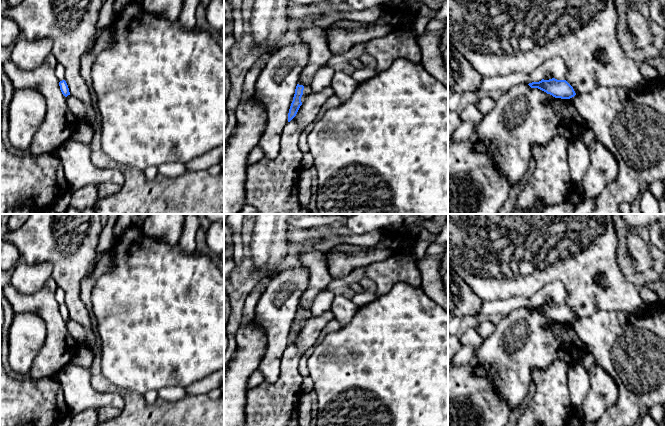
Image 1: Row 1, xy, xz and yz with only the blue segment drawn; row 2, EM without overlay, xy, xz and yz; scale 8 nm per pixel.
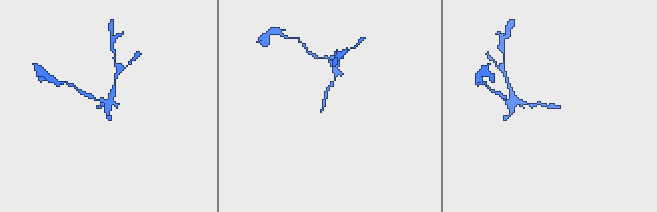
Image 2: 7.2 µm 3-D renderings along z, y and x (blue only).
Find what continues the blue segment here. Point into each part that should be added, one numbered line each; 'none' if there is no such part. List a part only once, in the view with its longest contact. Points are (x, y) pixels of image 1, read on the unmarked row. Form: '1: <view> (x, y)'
none

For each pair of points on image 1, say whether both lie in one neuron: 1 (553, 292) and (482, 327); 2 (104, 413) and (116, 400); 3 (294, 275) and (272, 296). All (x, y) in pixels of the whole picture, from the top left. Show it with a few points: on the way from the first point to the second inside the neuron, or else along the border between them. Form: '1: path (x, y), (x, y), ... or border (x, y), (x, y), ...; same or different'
1: border (485, 317), (481, 319); different
2: border (120, 408), (100, 406), (97, 409); different
3: path (289, 280), (277, 292); same

